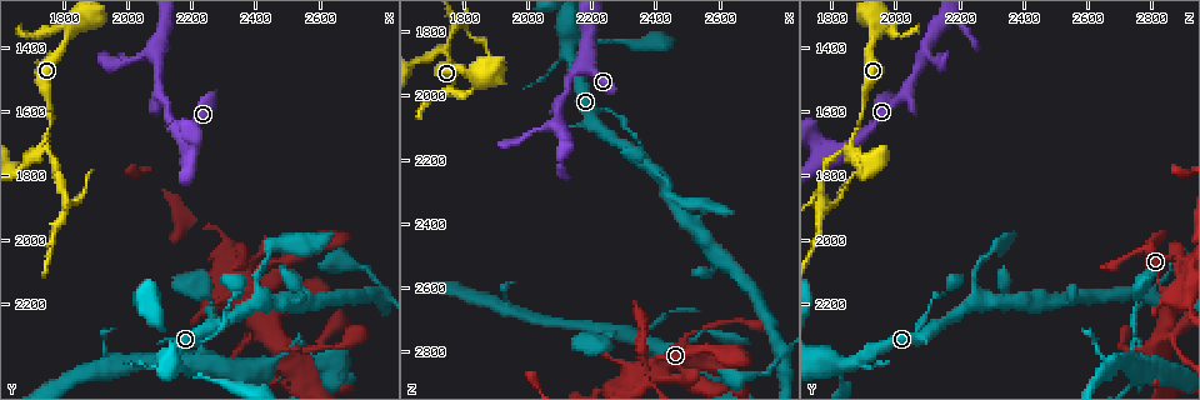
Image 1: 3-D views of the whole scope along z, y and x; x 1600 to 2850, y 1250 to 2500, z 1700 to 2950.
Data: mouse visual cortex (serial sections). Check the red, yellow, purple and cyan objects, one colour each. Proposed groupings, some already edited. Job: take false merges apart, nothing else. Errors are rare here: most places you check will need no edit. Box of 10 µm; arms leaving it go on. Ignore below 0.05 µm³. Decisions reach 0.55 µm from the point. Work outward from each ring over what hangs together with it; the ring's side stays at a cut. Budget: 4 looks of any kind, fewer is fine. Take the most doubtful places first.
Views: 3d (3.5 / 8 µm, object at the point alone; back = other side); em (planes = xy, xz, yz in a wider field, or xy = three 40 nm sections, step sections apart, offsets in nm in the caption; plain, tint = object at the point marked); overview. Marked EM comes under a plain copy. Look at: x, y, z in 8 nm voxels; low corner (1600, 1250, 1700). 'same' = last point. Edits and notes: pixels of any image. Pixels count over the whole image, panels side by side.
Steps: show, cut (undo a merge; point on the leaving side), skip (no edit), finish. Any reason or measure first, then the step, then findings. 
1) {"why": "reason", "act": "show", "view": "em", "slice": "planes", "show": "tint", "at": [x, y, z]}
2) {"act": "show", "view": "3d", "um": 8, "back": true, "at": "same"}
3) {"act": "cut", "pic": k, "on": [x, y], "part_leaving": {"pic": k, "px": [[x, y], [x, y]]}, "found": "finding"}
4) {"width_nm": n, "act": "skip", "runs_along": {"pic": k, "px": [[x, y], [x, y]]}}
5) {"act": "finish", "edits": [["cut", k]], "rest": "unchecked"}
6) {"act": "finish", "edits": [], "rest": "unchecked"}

{"why": "three-way junction", "act": "show", "view": "3d", "um": 3.5, "at": [1740, 1700, 1860]}

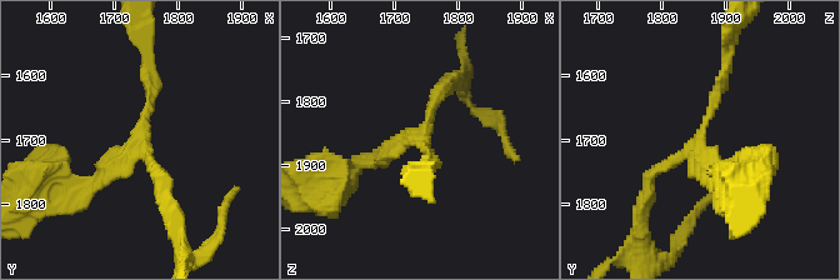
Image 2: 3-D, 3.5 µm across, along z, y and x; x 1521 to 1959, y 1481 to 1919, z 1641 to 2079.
{"arms": 3, "arm_widths_nm": [150, 150, 150], "why": "need the tissue", "act": "show", "view": "em", "slice": "xy", "step": 5, "show": "tint", "at": [1740, 1690, 1860]}

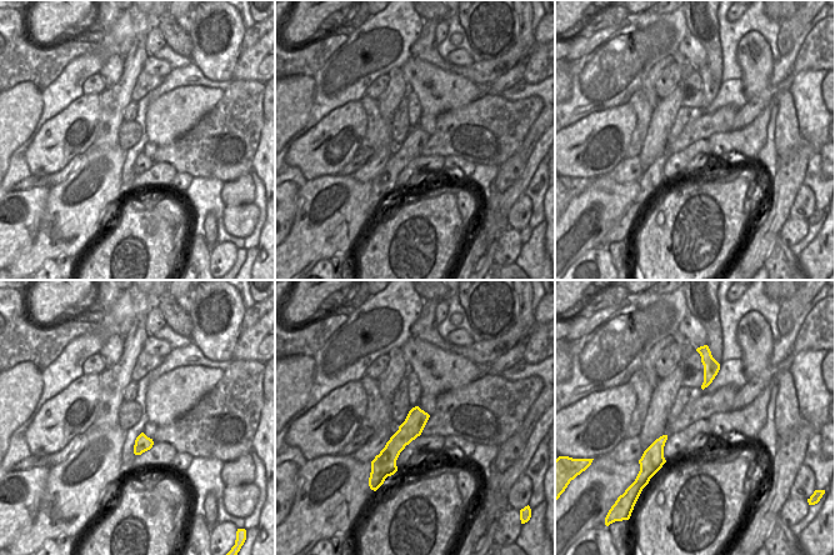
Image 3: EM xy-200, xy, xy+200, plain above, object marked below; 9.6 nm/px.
{"act": "skip", "found": "all the same cell"}

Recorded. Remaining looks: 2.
{"why": "branch point", "act": "show", "view": "3d", "um": 3.5, "at": [2090, 1420, 2090]}

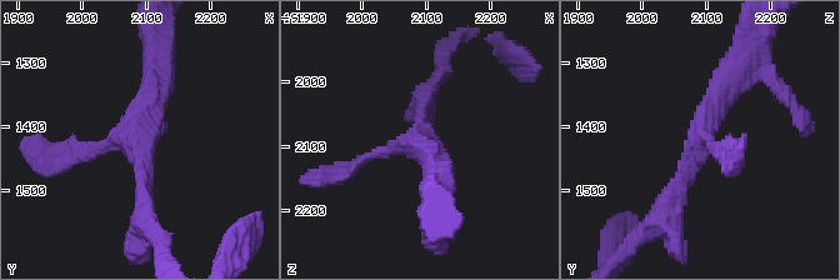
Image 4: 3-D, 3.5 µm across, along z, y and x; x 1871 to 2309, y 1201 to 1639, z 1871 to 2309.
{"arms": 3, "arm_widths_nm": [150, 250, 350], "act": "show", "view": "em", "slice": "xy", "step": 3, "show": "tint", "at": [2090, 1420, 2085]}

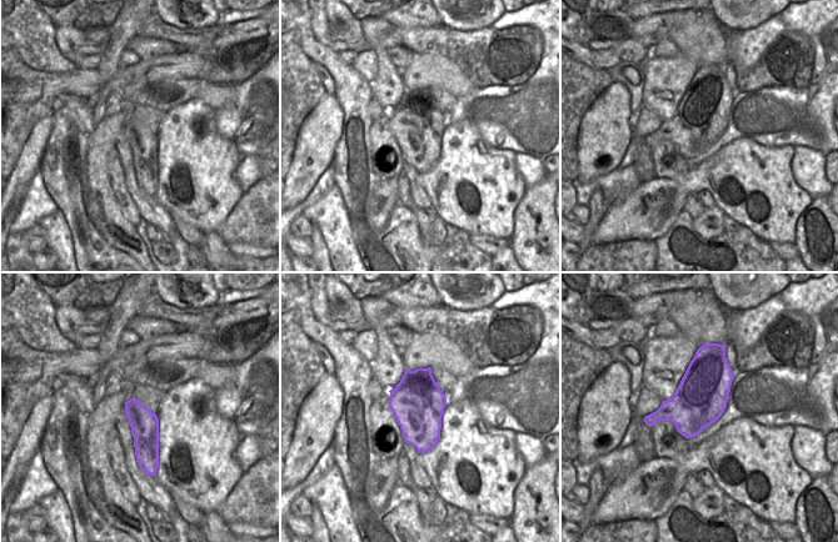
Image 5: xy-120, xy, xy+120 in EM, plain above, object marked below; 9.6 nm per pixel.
{"width_nm": 500, "act": "skip", "runs_along": {"pic": 4, "px": [[663, 216], [714, 101], [736, 71]]}, "found": "one cell here"}

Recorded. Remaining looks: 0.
{"act": "finish", "edits": [], "rest": "unchecked"}

